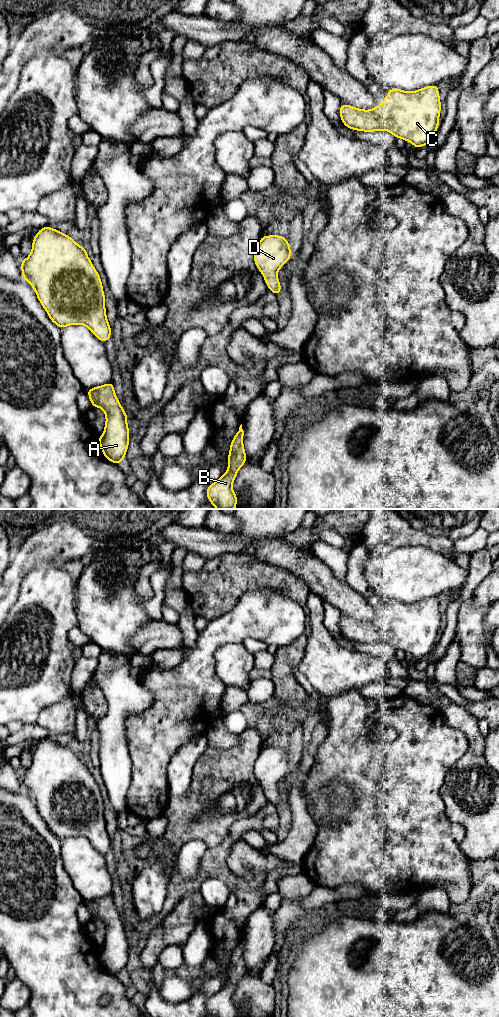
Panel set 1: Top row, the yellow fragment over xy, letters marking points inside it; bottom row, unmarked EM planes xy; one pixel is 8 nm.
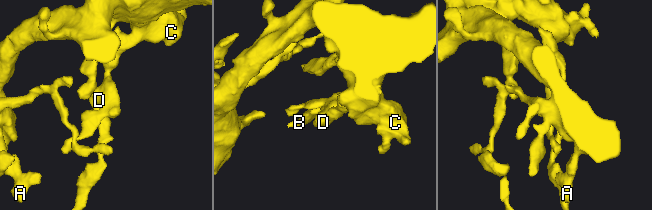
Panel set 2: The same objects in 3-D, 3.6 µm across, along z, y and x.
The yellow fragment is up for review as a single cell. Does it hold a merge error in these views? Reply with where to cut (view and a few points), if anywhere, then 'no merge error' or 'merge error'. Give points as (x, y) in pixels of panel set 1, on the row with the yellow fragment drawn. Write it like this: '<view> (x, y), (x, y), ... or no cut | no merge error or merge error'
no cut | no merge error

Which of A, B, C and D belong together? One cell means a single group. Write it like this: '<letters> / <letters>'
A B C D

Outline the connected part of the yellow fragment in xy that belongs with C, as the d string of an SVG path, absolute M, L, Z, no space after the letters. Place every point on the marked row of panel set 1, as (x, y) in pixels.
M436 85L406 92L393 88L381 105L372 110L341 104L343 124L353 130L373 132L385 130L396 138L411 142L415 149L428 145L438 125L441 103Z

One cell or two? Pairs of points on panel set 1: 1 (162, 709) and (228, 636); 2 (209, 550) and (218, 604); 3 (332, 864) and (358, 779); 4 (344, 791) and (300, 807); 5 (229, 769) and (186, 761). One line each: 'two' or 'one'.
1: one
2: two
3: one
4: two
5: two

